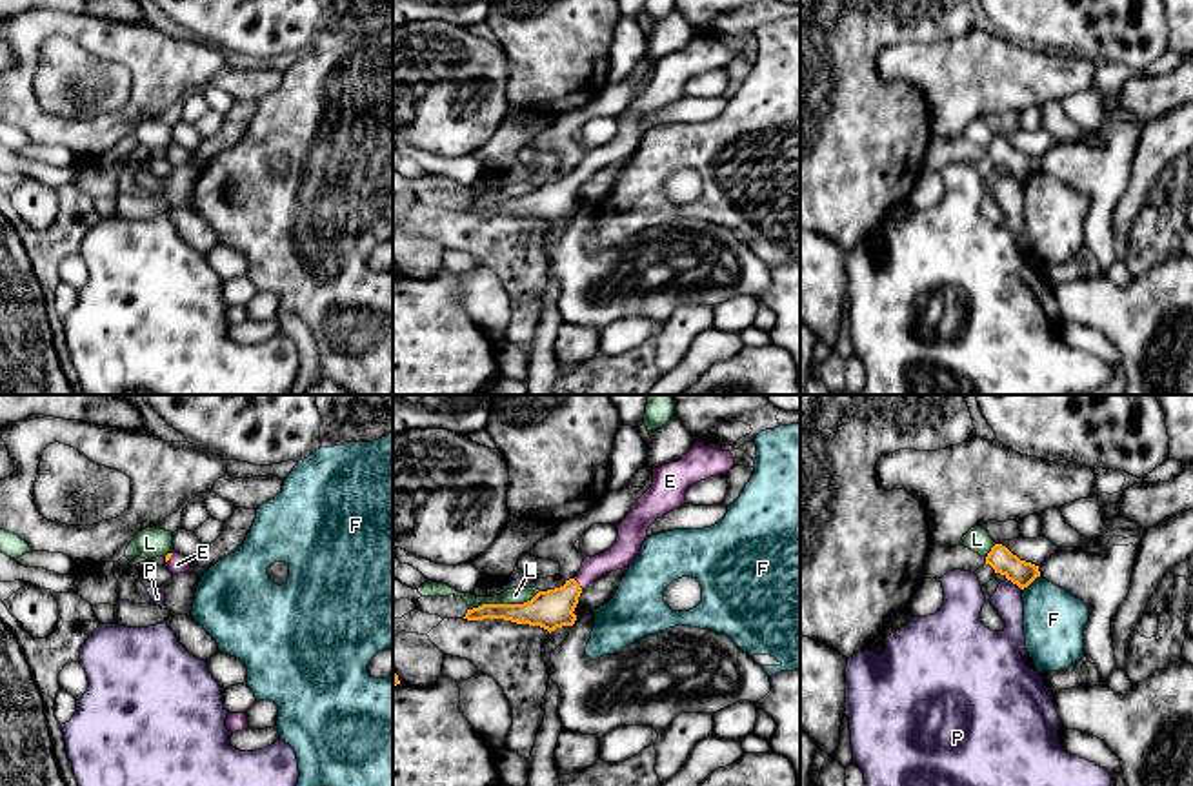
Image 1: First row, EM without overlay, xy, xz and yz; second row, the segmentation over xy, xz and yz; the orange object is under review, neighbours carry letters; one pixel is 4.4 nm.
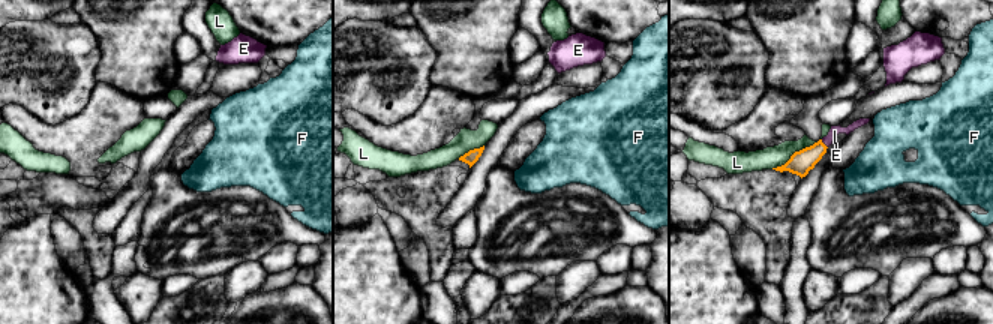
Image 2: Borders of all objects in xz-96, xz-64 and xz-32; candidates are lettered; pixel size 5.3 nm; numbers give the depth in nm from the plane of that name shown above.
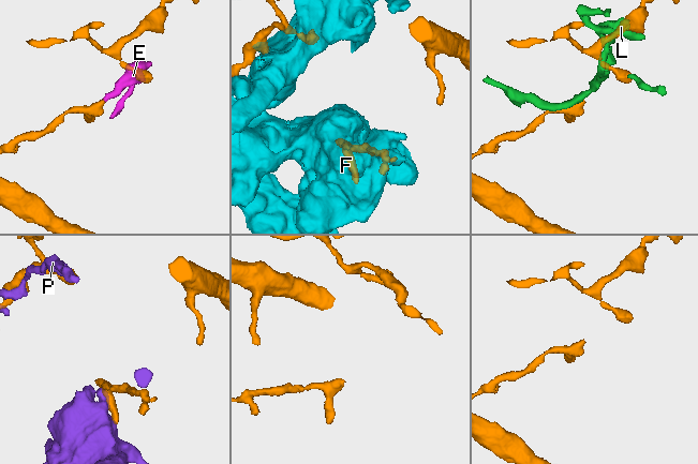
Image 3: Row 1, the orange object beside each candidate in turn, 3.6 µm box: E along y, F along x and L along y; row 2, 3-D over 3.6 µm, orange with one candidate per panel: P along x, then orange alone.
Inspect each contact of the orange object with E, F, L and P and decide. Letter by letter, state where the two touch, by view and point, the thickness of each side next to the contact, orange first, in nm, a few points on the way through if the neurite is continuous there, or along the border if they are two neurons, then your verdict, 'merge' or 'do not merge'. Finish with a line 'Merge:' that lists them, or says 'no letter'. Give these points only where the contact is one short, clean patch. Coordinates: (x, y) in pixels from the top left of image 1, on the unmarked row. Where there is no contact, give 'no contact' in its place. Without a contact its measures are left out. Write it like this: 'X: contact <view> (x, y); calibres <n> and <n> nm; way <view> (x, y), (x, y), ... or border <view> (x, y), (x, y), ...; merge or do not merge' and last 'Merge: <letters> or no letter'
E: contact xz (577, 175); calibres 170 and 120 nm; way xz (553, 201), (577, 175), (595, 159), (624, 144); merge
F: contact yz (1030, 175); calibres 110 and 280 nm; do not merge
L: contact xz (504, 197); calibres 170 and 80 nm; do not merge
P: contact yz (1015, 175); calibres 110 and 180 nm; do not merge
Merge: E

